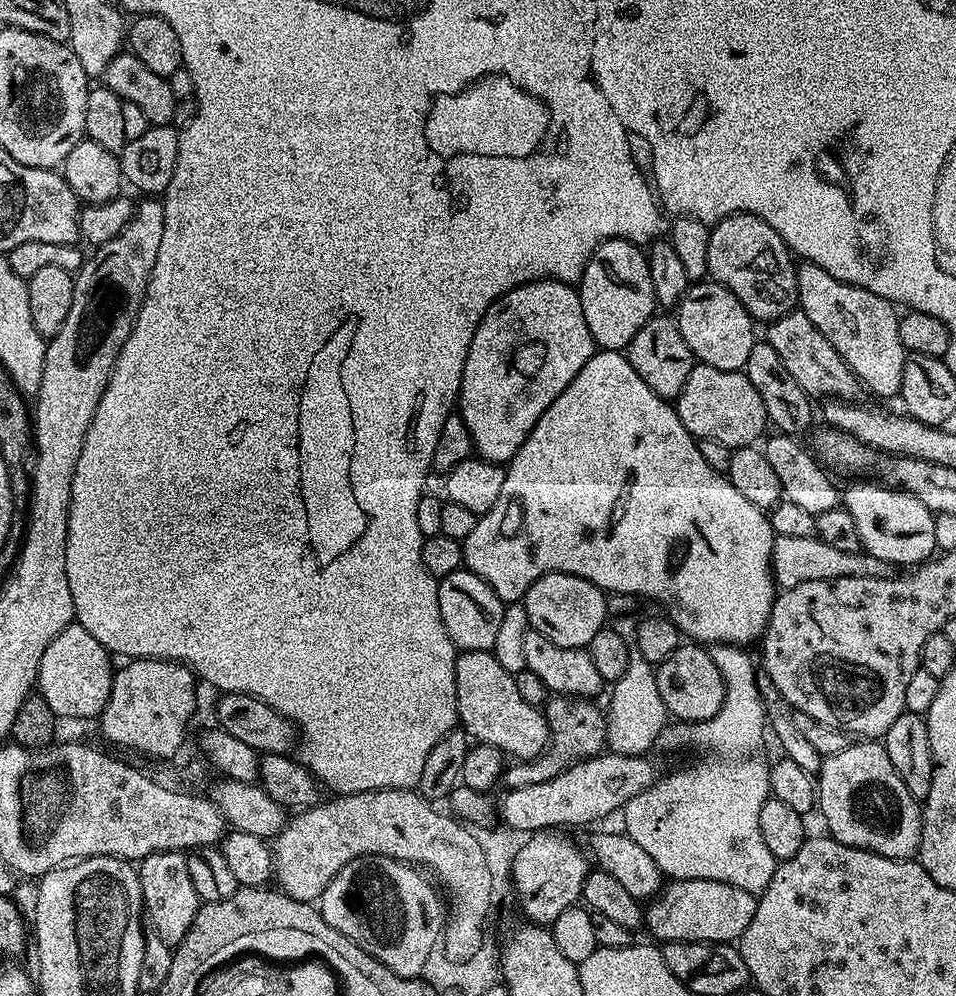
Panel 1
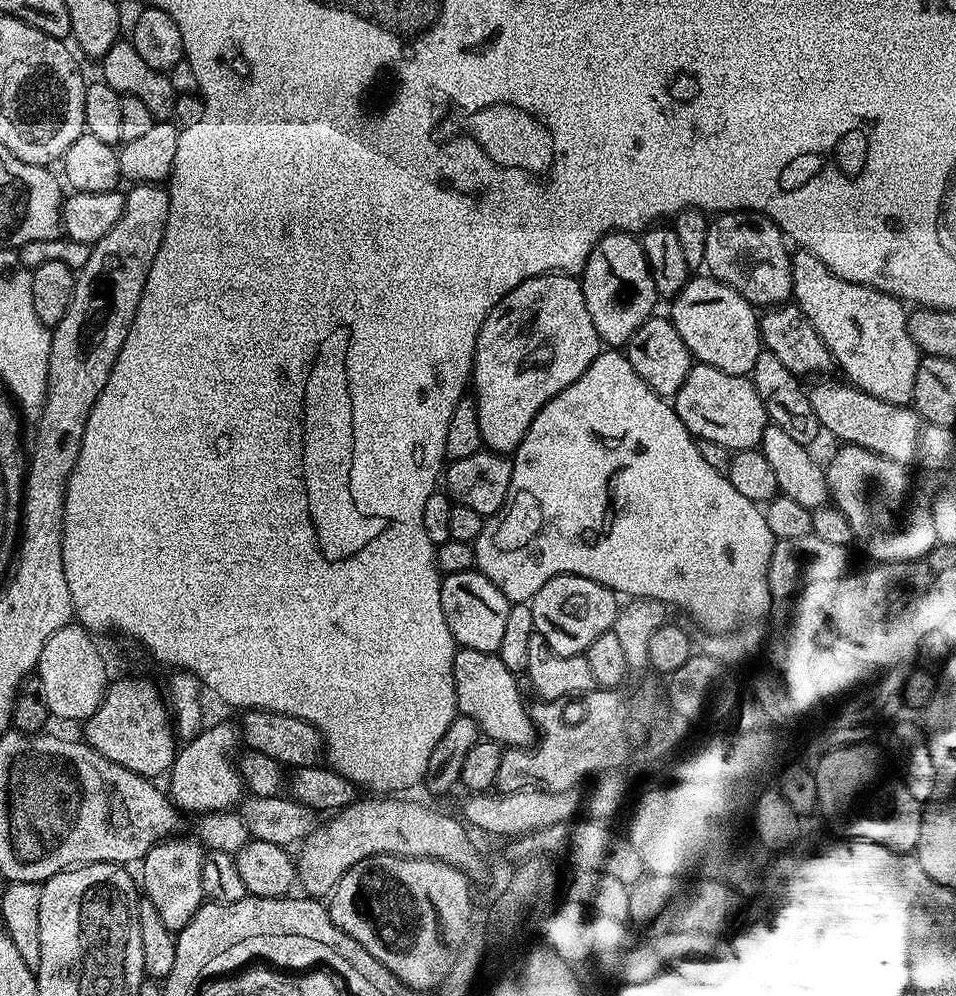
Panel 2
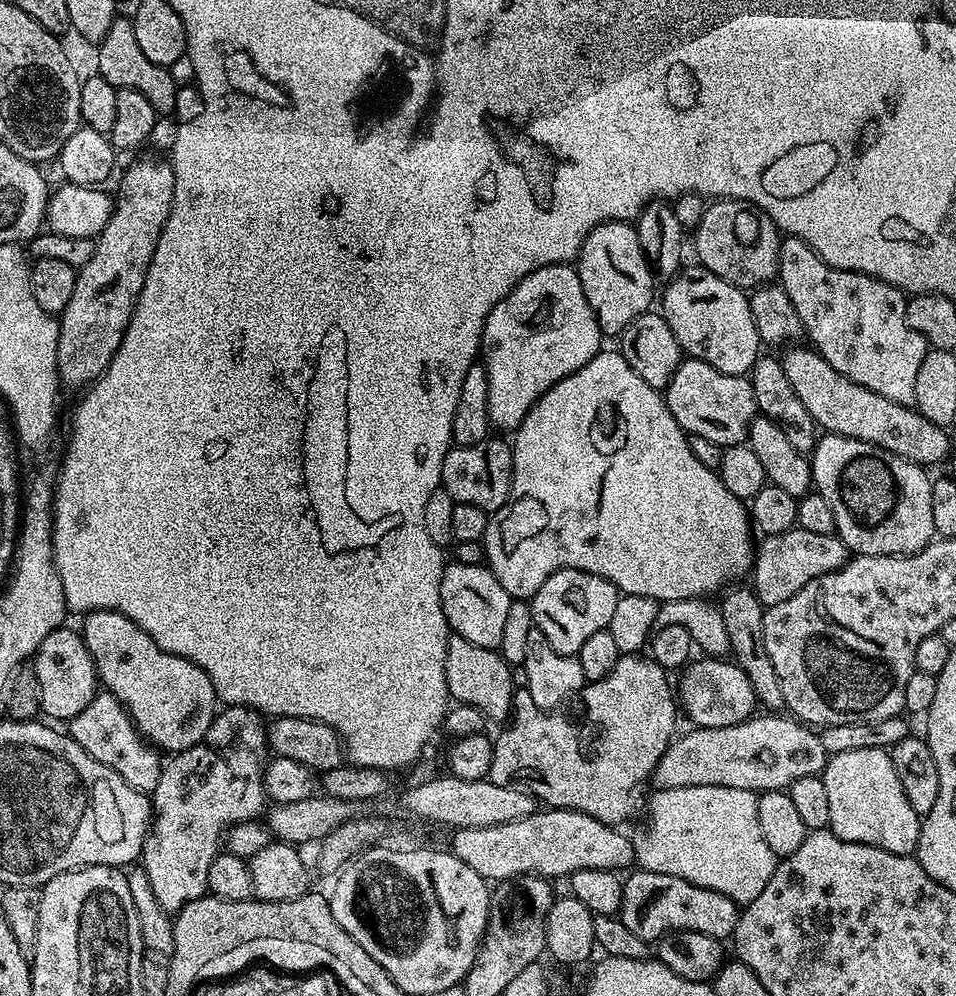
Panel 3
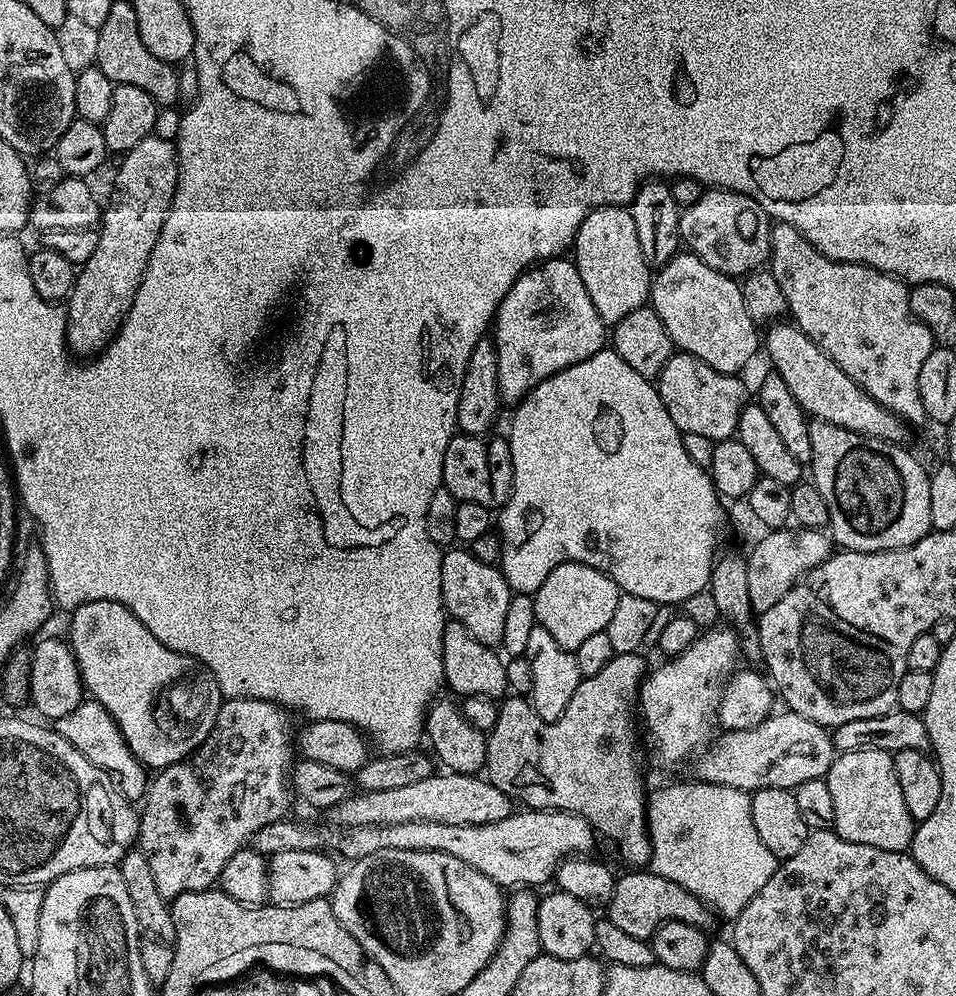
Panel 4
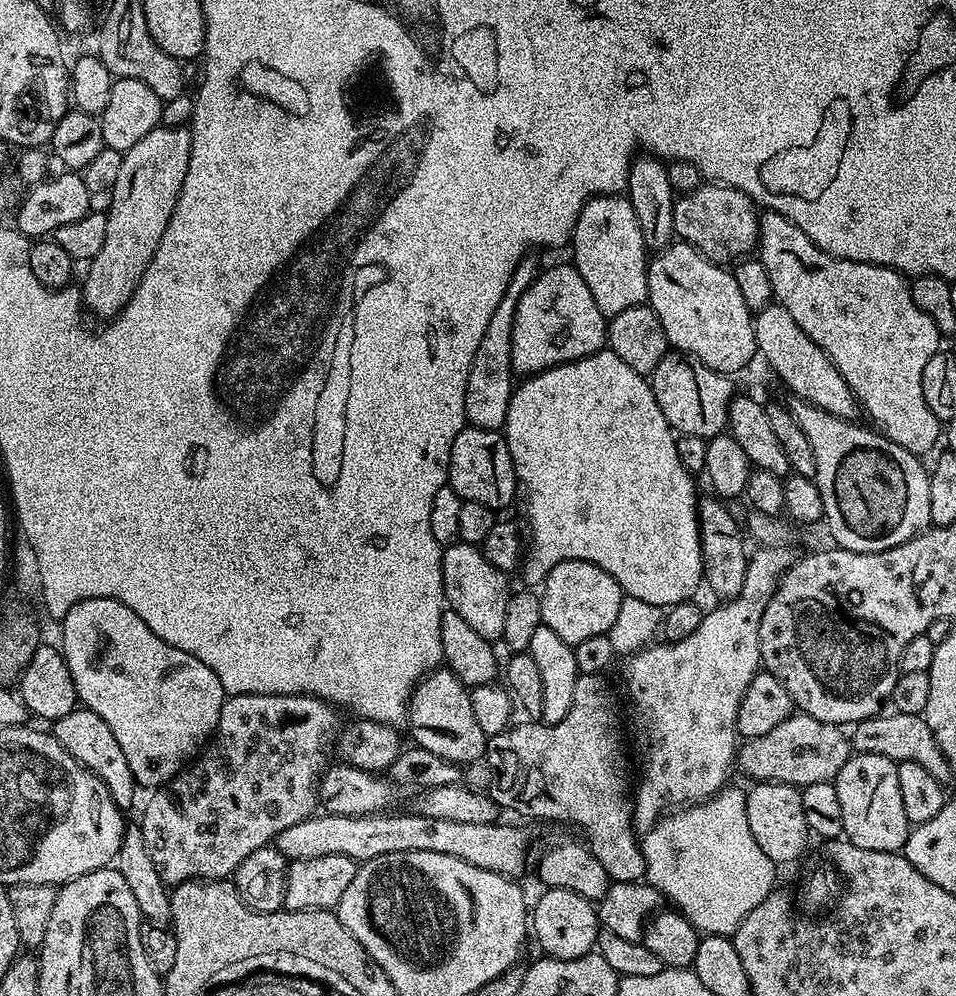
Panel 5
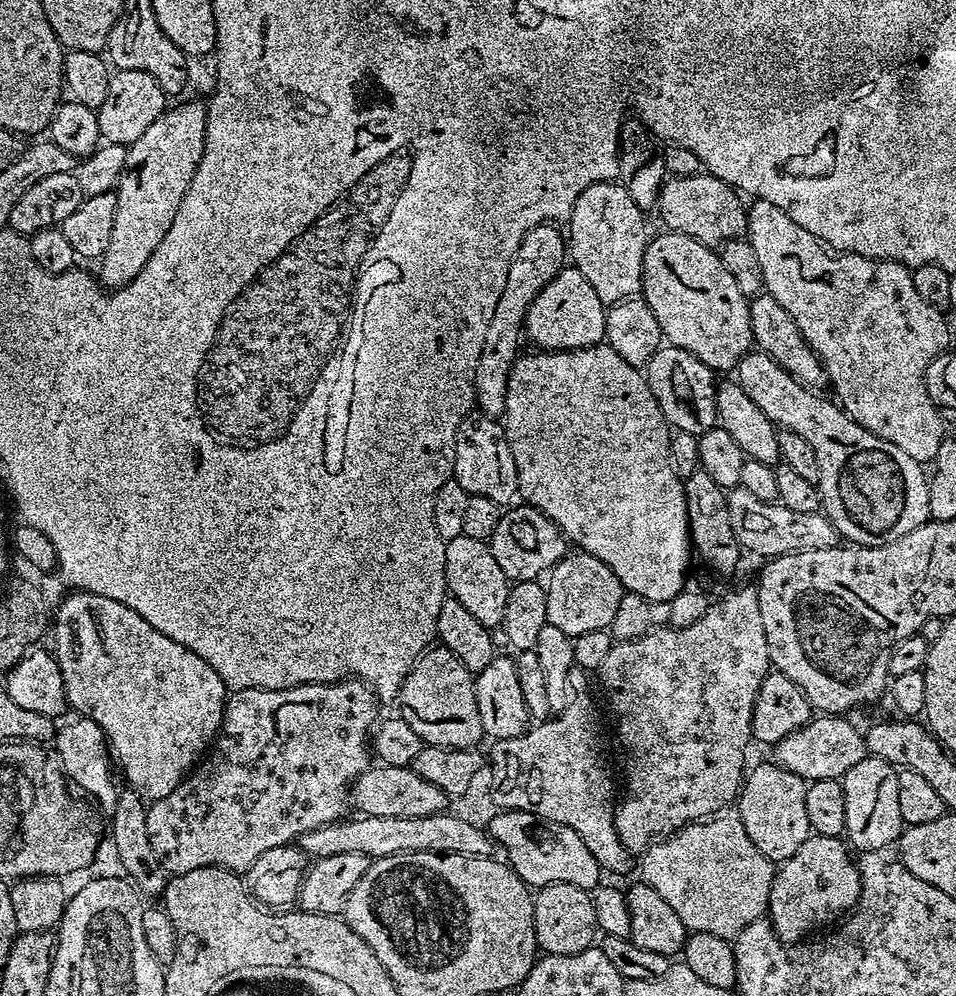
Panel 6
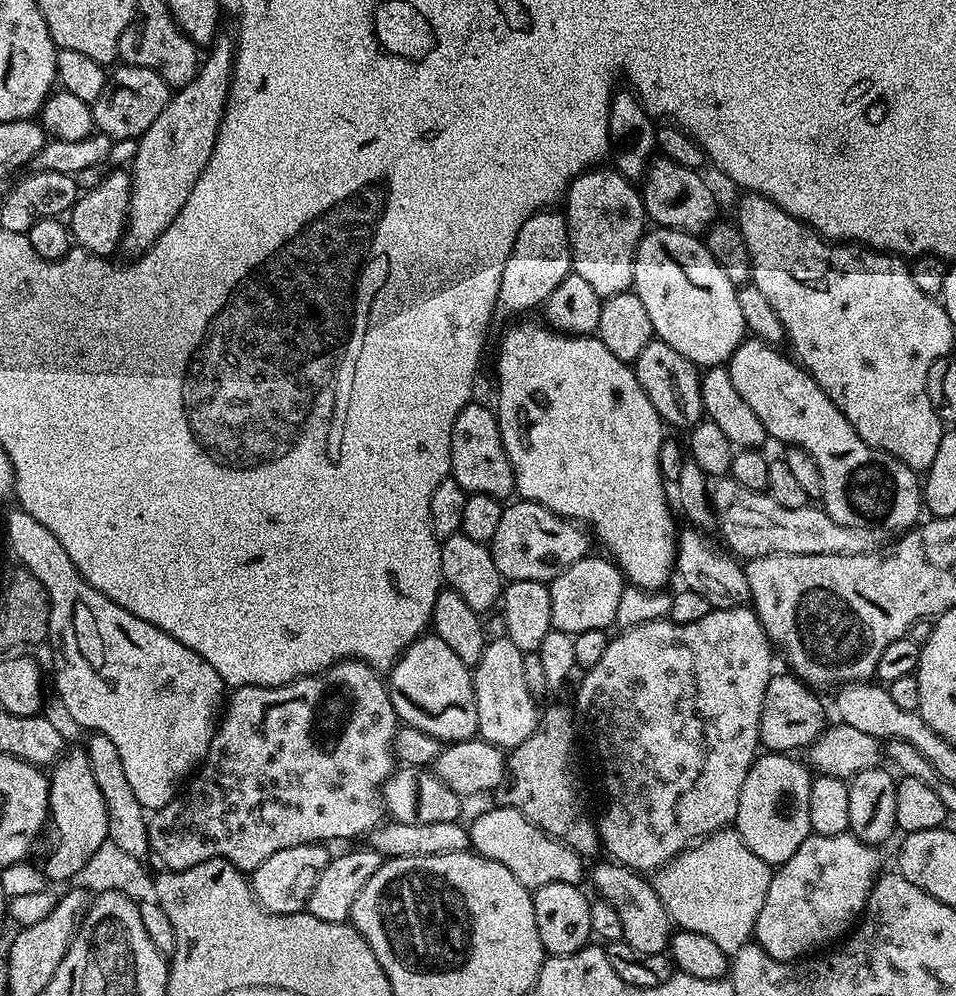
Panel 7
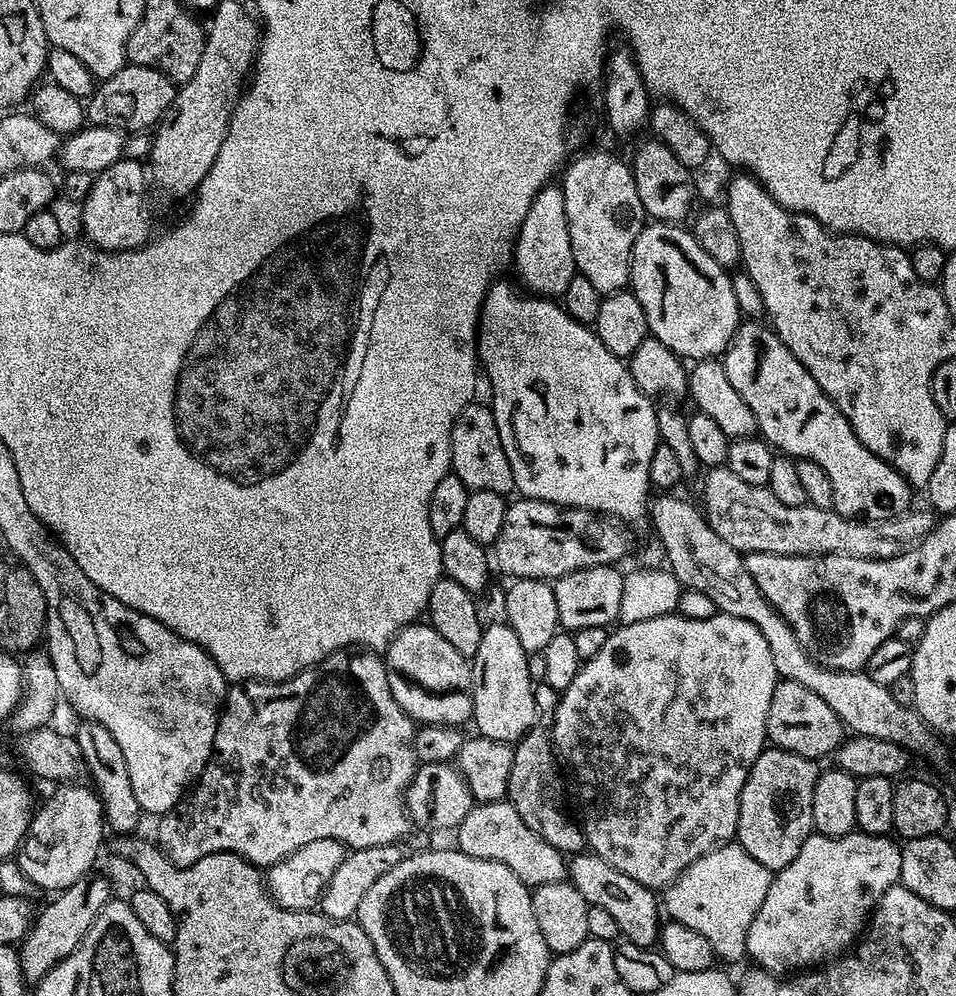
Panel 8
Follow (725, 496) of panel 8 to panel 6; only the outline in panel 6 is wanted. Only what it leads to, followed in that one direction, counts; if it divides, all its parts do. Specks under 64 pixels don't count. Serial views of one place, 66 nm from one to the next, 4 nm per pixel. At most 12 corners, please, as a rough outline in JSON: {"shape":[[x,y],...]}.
{"shape":[[750,490],[727,500],[745,553],[771,558],[837,547],[823,511],[798,514]]}

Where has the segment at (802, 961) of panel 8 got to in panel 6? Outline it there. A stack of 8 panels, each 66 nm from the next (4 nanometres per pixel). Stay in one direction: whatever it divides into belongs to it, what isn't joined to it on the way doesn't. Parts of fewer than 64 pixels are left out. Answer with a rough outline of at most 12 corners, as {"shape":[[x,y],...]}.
{"shape":[[812,834],[776,868],[766,916],[801,943],[860,897],[841,837]]}

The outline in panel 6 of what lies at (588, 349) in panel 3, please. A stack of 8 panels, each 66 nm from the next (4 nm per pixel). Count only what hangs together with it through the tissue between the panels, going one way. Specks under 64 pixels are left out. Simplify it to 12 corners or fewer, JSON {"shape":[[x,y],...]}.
{"shape":[[575,266],[530,302],[546,352],[605,343],[606,306]]}

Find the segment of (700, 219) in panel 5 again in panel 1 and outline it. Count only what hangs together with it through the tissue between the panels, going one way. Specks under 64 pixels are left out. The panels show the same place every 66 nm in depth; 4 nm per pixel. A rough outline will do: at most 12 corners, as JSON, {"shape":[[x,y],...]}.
{"shape":[[754,214],[711,225],[708,276],[753,321],[799,305],[787,242]]}

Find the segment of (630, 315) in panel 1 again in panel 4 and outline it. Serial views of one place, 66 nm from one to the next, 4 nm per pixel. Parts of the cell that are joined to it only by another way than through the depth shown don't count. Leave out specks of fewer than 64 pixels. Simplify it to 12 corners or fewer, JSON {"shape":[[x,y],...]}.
{"shape":[[627,207],[595,208],[574,263],[605,326],[654,276]]}

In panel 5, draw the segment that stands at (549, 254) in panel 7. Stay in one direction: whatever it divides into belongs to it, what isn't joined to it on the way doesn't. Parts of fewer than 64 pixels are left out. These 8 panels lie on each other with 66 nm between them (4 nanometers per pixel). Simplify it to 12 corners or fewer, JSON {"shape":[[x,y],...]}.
{"shape":[[521,260],[474,350],[464,419],[500,432],[514,387],[512,323],[538,267]]}

